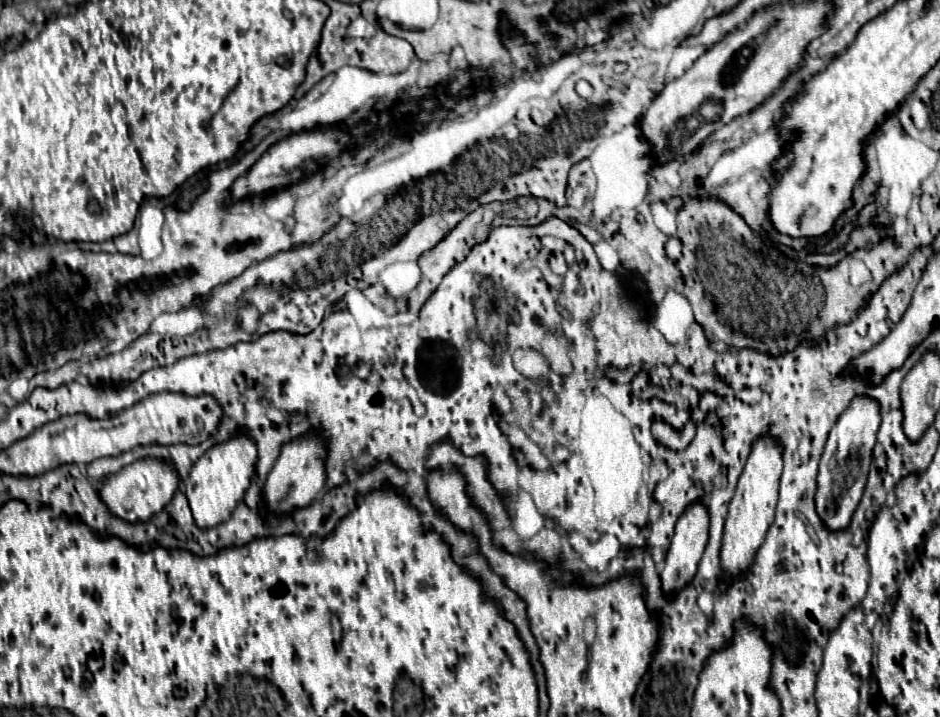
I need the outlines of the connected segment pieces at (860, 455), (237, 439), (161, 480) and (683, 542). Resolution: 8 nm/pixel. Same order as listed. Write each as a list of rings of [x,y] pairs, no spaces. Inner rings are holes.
[[[857,395],[849,407],[839,415],[833,425],[821,465],[817,475],[817,513],[823,517],[829,529],[845,529],[851,523],[851,517],[861,501],[867,473],[871,465],[871,451],[877,441],[877,431],[881,425],[881,405],[877,399],[867,395]]]
[[[237,433],[233,439],[217,443],[205,451],[205,455],[193,465],[189,473],[189,483],[185,487],[185,495],[189,499],[197,527],[211,529],[231,517],[231,511],[249,489],[251,477],[255,475],[257,459],[257,443],[249,433]]]
[[[139,459],[127,467],[123,467],[119,473],[107,477],[107,481],[101,485],[99,493],[109,511],[125,521],[149,521],[153,515],[157,515],[169,499],[173,499],[175,491],[179,489],[179,475],[173,463],[169,459]]]
[[[697,501],[697,503],[691,503],[683,515],[679,517],[677,525],[675,525],[675,535],[673,535],[673,541],[671,541],[671,547],[667,551],[667,557],[665,557],[665,567],[661,569],[661,581],[663,581],[663,589],[667,593],[671,591],[677,591],[681,589],[685,583],[689,583],[697,571],[697,563],[703,555],[703,549],[707,545],[707,539],[709,539],[709,509]]]

